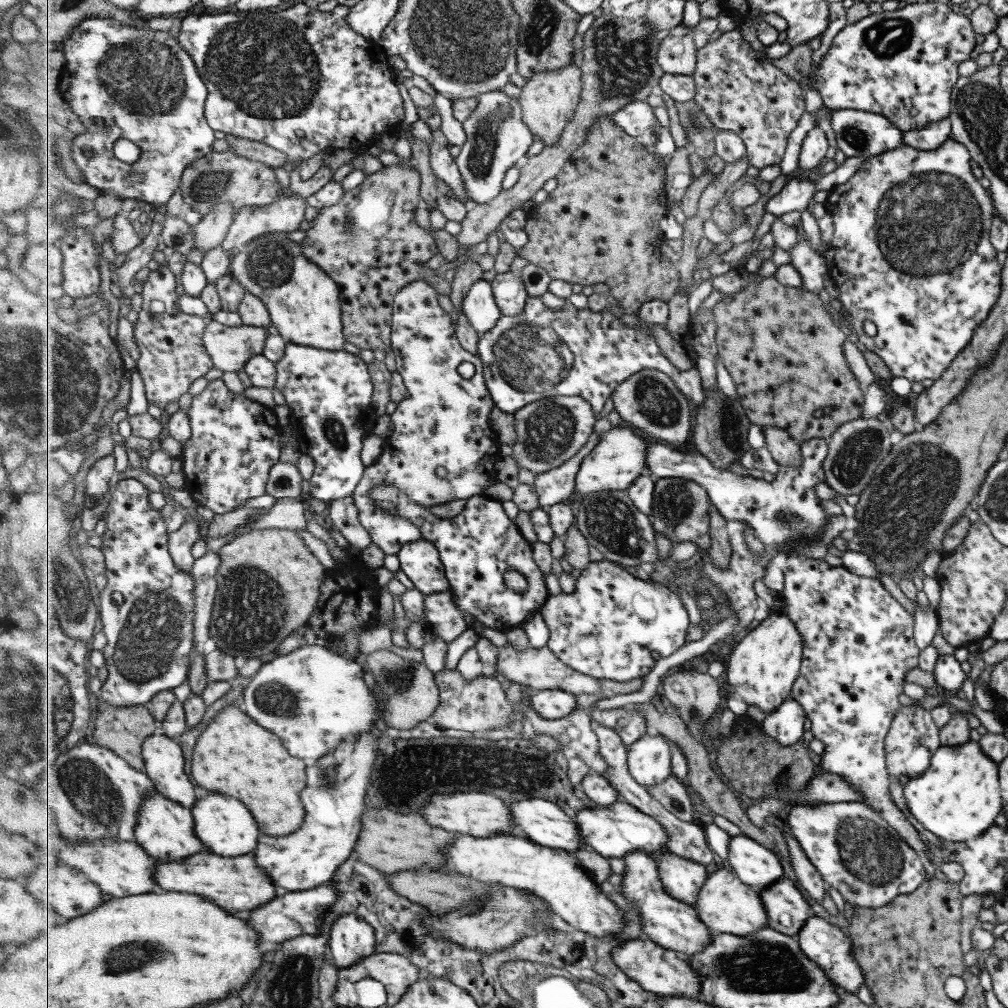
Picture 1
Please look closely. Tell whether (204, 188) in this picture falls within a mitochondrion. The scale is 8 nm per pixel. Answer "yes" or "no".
yes

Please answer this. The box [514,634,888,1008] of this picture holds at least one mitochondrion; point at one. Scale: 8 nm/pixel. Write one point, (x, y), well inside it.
(762, 964)

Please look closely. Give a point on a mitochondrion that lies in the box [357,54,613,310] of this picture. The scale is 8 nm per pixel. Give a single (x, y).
(492, 120)

